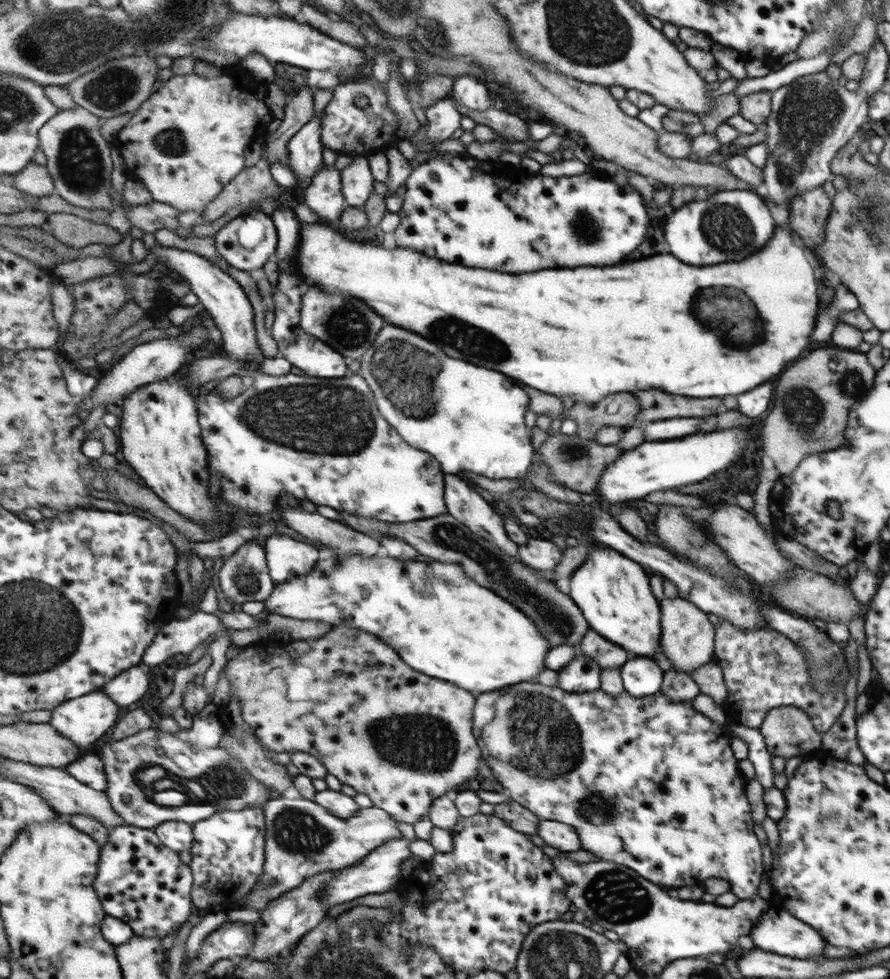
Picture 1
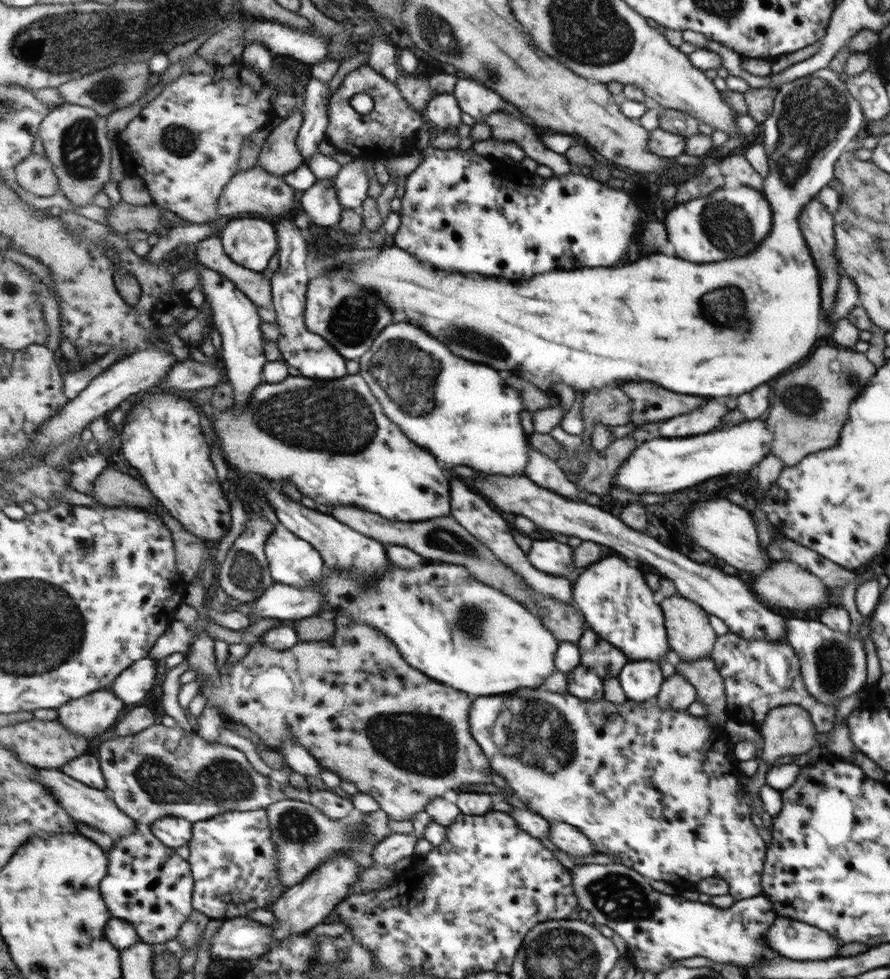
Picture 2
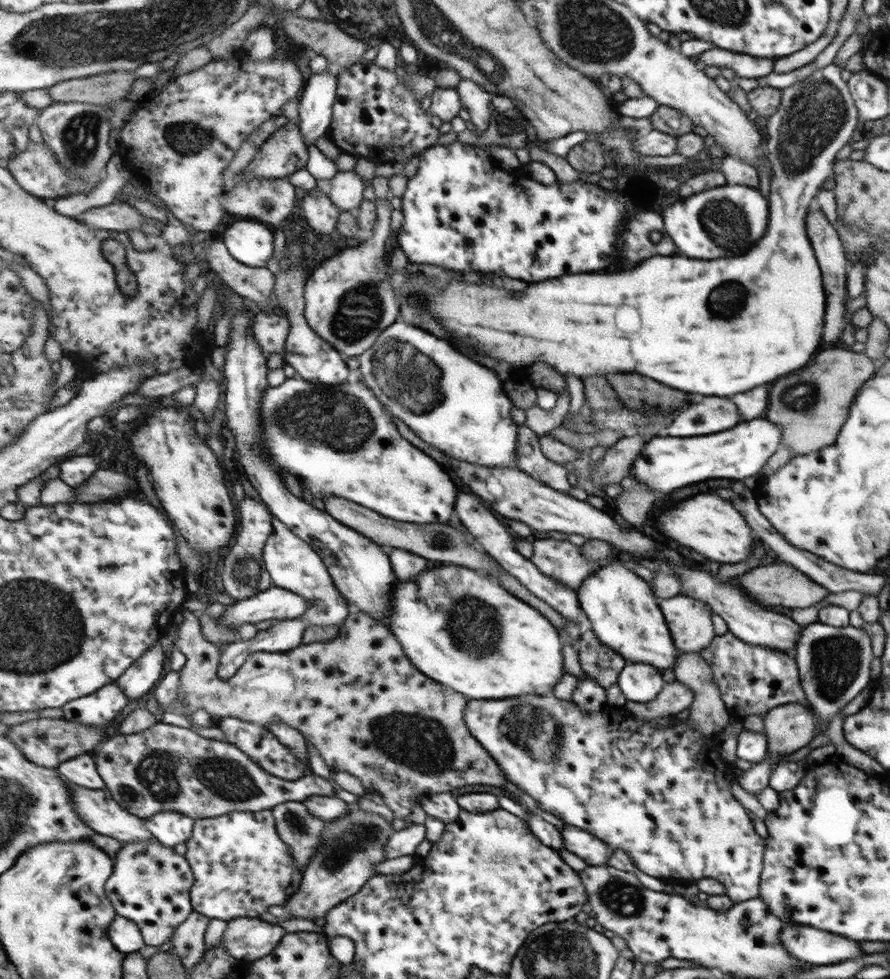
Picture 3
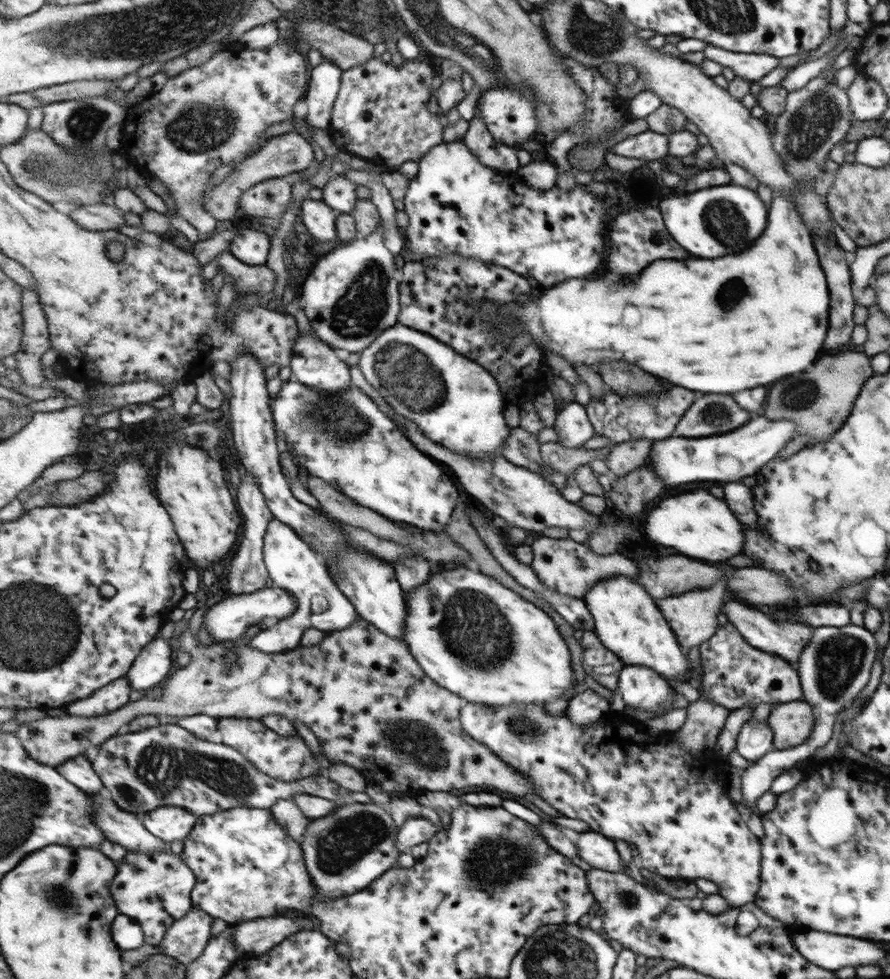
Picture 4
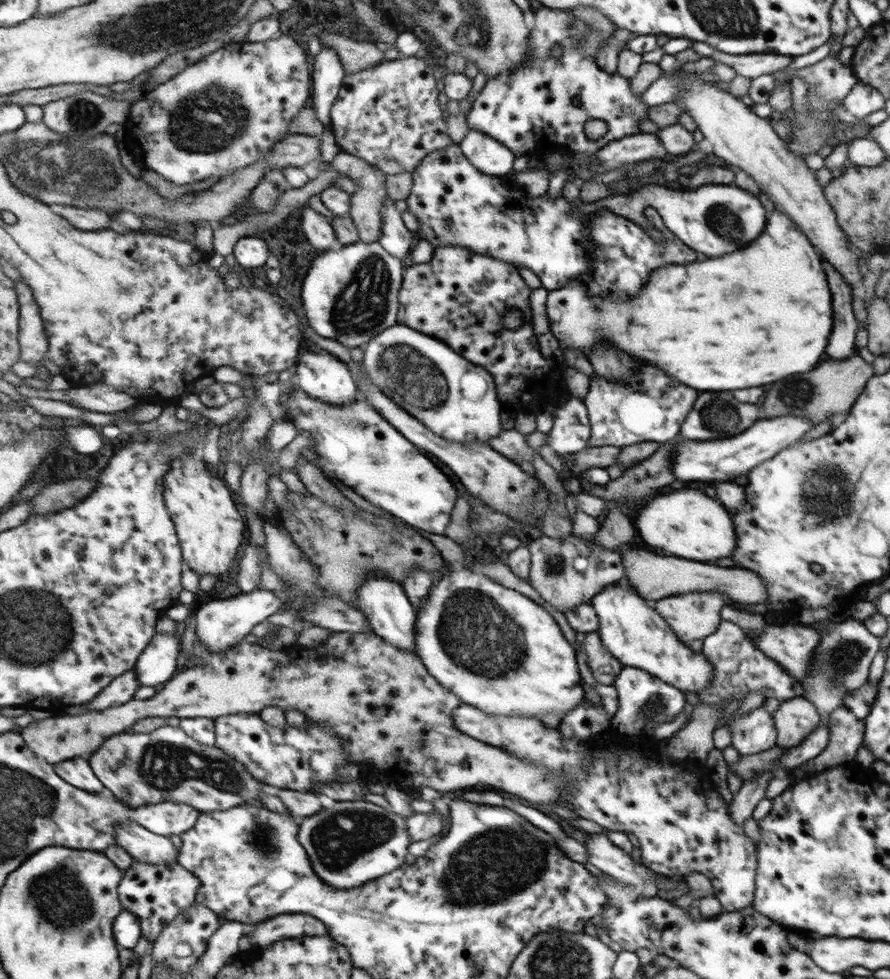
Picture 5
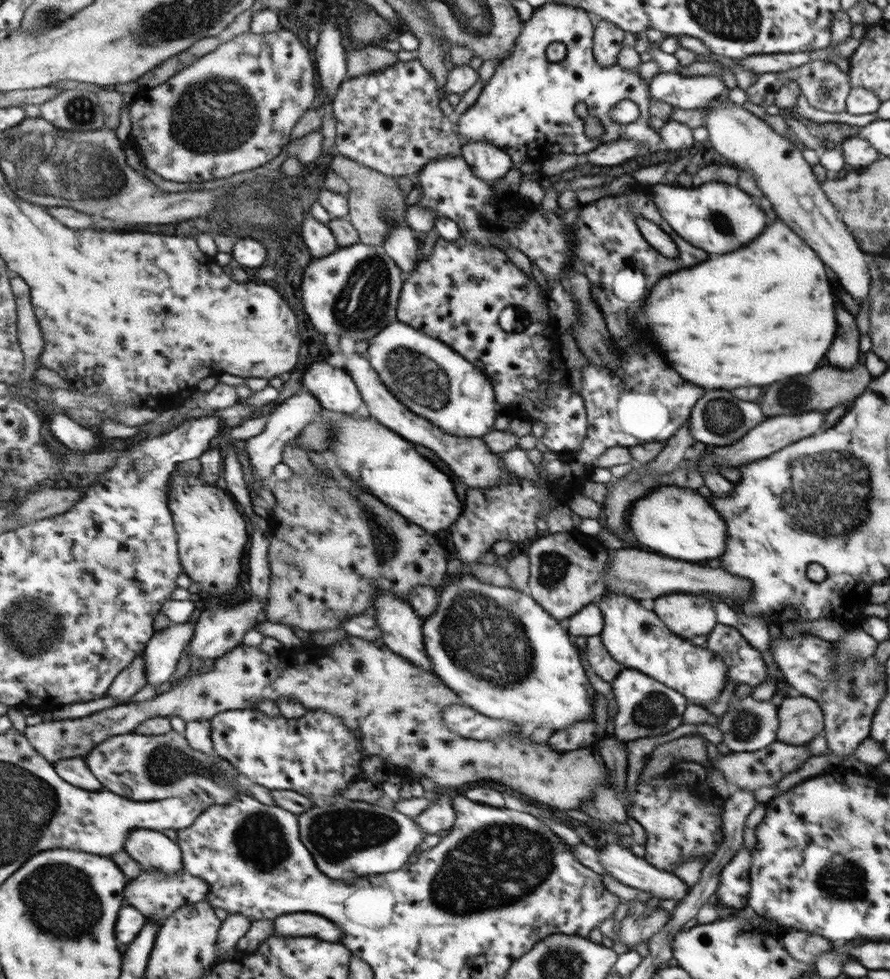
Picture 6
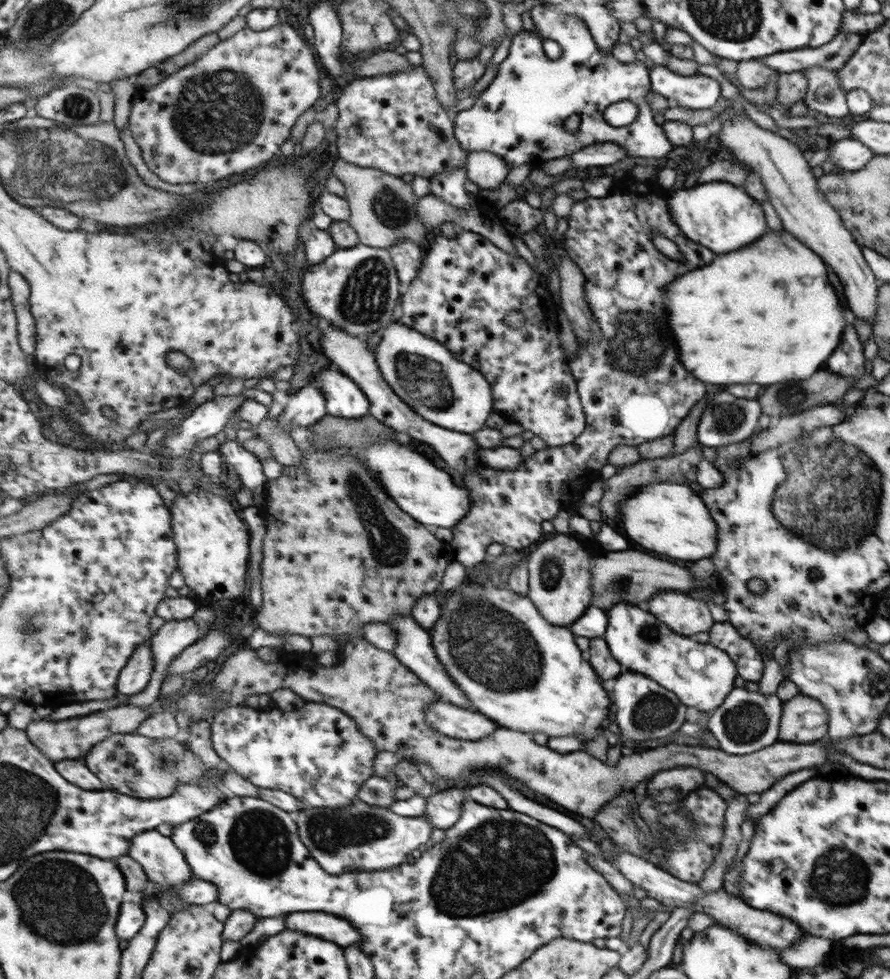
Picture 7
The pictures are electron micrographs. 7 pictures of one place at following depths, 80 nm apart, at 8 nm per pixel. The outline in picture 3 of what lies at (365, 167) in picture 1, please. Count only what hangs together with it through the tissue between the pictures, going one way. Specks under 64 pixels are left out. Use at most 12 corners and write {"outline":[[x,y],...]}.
{"outline":[[353,170],[338,171],[326,184],[342,211],[365,200],[365,181]]}

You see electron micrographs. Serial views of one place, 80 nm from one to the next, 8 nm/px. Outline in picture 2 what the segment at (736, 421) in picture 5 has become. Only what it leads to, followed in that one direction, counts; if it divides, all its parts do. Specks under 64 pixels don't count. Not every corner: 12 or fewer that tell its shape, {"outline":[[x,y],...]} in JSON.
{"outline":[[717,400],[659,424],[661,438],[705,434],[727,412]]}

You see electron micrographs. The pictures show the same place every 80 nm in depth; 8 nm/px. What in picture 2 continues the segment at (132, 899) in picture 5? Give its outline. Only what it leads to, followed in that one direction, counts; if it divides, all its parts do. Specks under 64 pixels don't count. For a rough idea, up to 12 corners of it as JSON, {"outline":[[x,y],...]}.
{"outline":[[150,828],[106,853],[111,914],[147,944],[194,912],[189,860]]}

